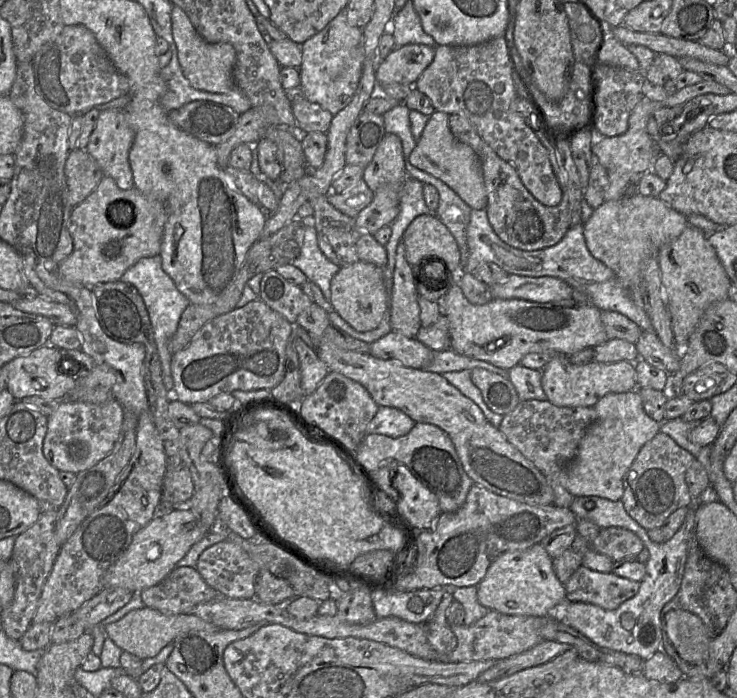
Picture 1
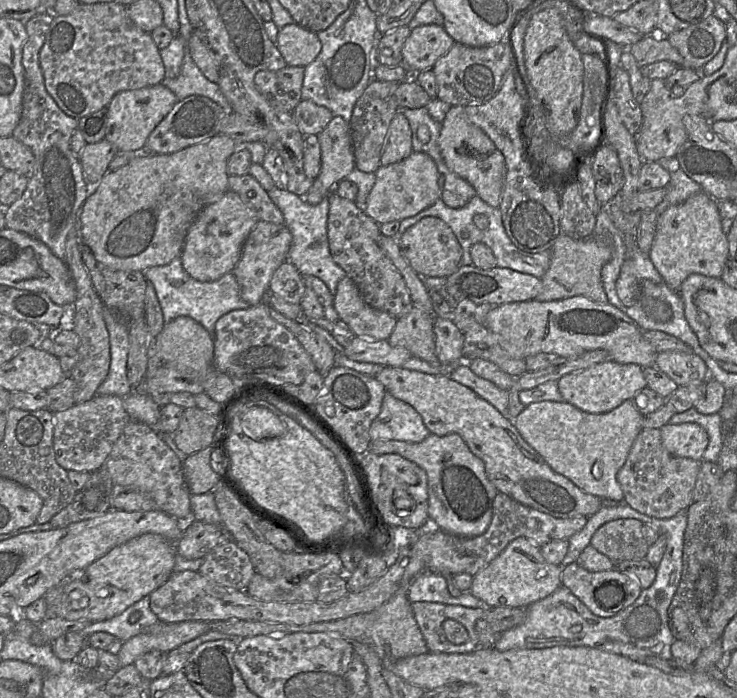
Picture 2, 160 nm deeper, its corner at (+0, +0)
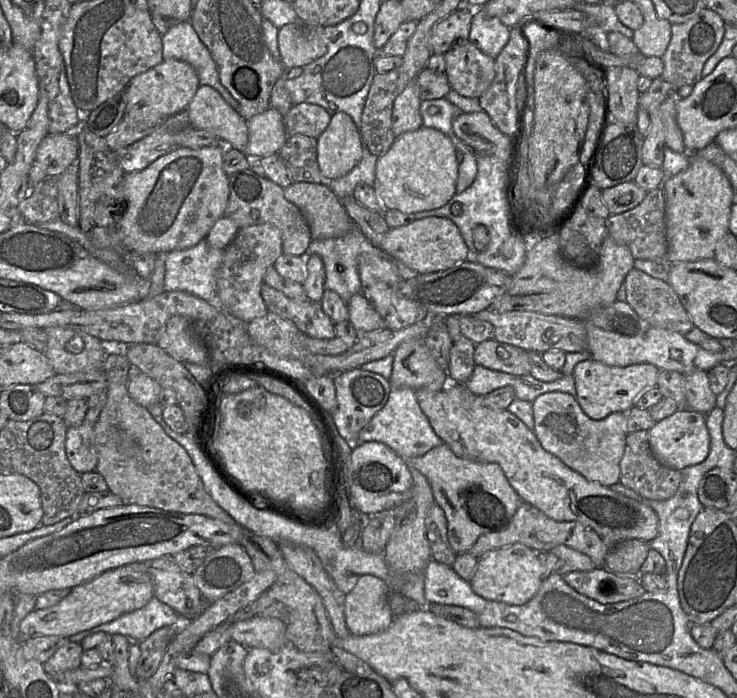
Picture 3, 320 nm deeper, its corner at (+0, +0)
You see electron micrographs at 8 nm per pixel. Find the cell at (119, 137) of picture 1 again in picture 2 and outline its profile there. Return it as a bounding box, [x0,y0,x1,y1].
[104,83,177,153]

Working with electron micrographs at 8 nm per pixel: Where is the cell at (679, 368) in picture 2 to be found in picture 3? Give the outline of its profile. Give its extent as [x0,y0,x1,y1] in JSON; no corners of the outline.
[684,371,717,414]

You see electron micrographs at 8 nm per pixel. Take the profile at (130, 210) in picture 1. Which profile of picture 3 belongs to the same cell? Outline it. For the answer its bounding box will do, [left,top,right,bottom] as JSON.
[113,144,229,254]

